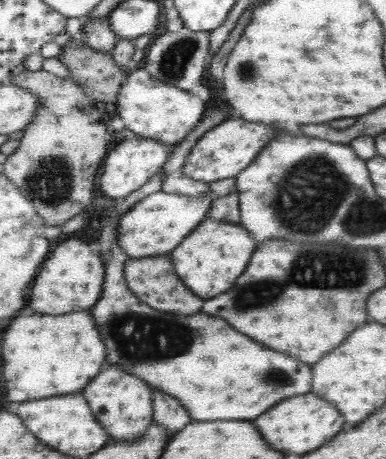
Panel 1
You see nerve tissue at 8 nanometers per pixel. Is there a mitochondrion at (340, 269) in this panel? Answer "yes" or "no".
yes

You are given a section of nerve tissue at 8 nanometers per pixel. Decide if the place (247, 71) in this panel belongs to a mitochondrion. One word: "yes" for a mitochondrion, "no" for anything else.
yes

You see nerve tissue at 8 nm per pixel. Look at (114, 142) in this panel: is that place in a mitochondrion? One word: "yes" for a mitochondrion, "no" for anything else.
no

